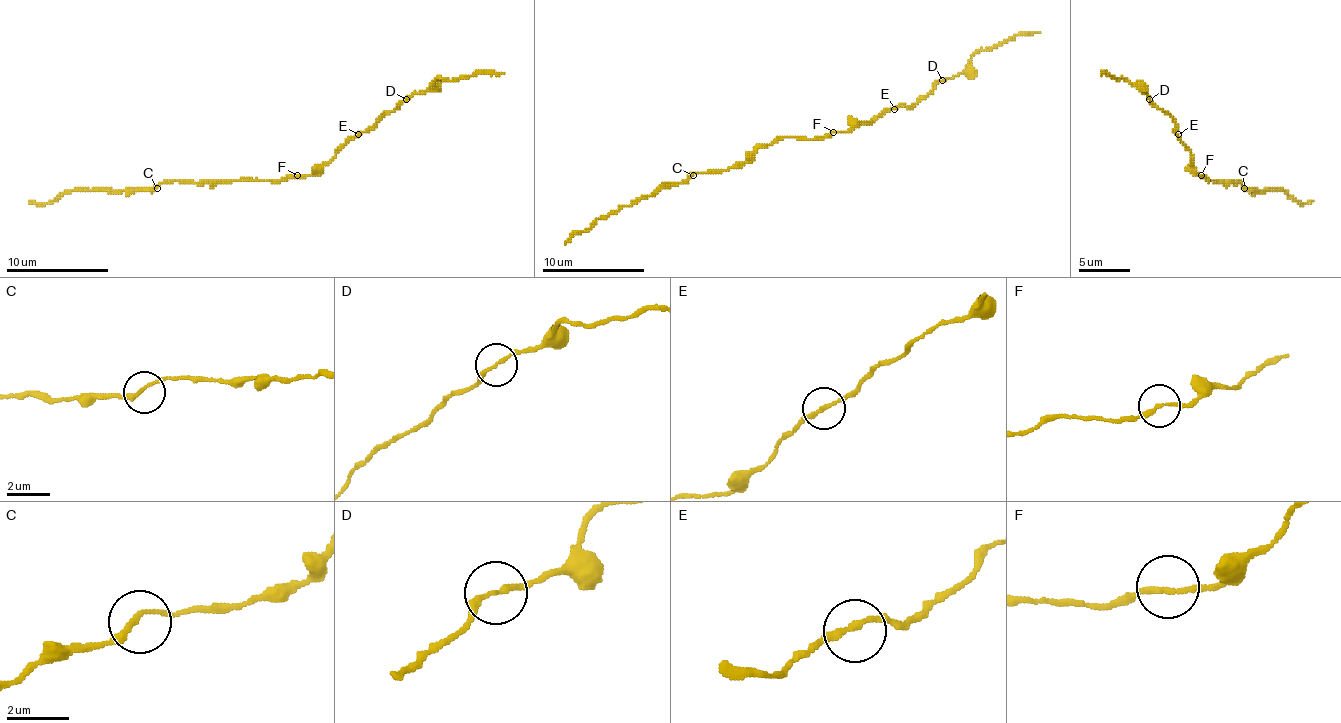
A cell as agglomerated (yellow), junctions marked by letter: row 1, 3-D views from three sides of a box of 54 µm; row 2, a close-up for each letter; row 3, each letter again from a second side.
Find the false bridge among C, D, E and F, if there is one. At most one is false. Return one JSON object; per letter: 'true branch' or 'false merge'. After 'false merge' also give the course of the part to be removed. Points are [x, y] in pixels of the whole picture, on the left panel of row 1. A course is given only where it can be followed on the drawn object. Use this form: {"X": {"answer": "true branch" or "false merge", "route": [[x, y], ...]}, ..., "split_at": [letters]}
{"C": {"answer": "true branch"}, "D": {"answer": "true branch"}, "E": {"answer": "true branch"}, "F": {"answer": "true branch"}, "split_at": []}

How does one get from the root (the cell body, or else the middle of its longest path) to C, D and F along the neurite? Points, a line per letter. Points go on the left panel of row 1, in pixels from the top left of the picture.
C: (282, 178), (208, 183), (172, 180), (157, 188)
D: (282, 178), (315, 175), (351, 139), (369, 132), (407, 99)
F: (282, 178), (297, 175)

